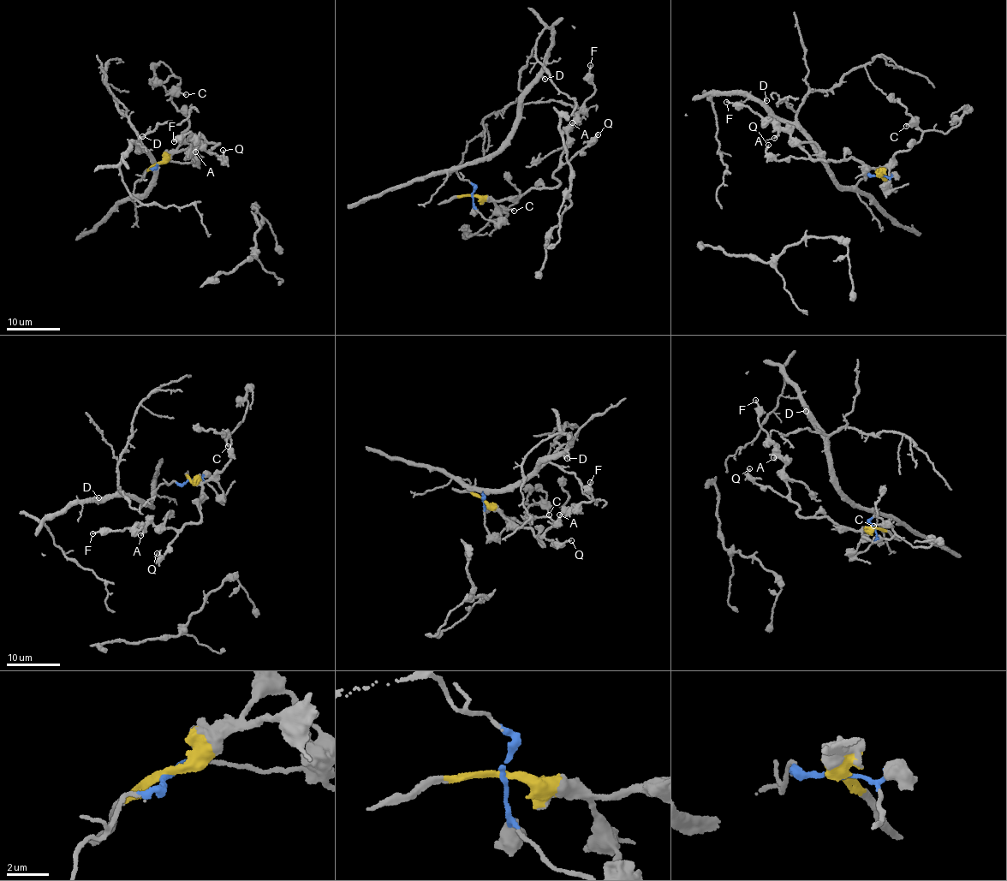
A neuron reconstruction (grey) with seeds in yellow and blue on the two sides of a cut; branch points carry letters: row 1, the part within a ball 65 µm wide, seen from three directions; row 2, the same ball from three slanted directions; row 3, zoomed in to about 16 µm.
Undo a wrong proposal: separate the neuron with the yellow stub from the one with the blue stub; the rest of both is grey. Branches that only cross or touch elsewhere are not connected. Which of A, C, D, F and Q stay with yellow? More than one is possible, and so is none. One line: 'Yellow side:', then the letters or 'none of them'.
Yellow side: A, C, F, Q

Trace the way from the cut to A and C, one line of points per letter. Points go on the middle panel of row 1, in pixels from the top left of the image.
A: (473, 195), (509, 199), (533, 187), (554, 188), (558, 179), (553, 176), (569, 131), (575, 125), (573, 123)
C: (473, 195), (494, 203), (507, 214), (501, 221), (492, 220), (490, 218), (498, 211), (515, 211)

